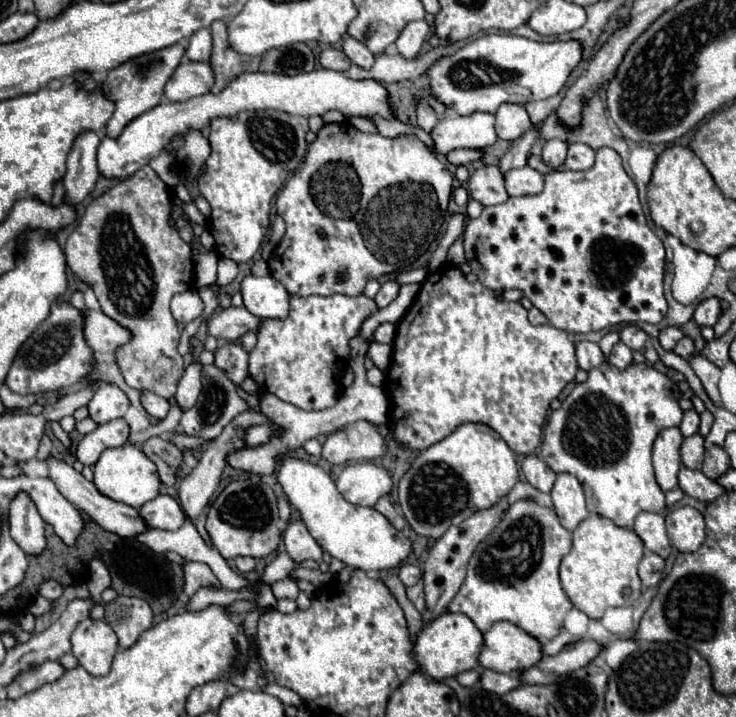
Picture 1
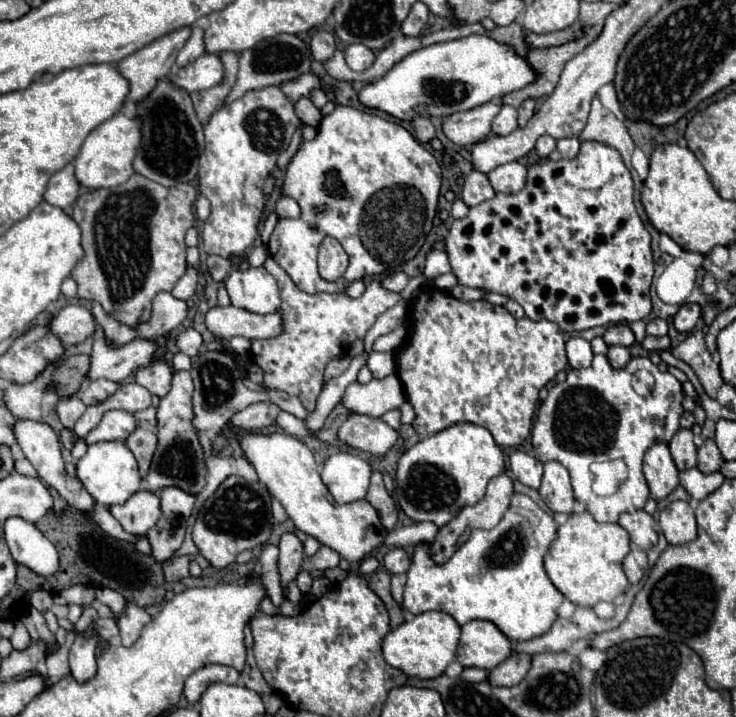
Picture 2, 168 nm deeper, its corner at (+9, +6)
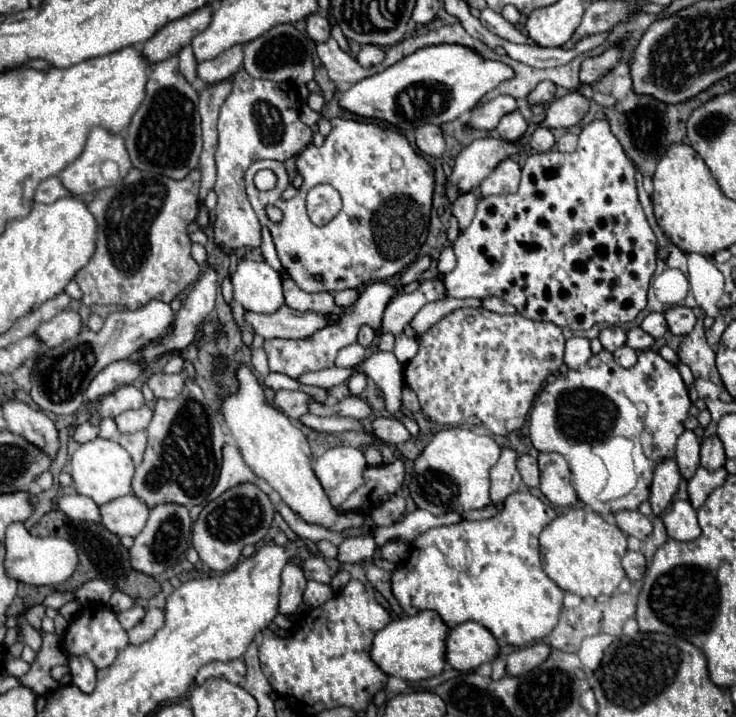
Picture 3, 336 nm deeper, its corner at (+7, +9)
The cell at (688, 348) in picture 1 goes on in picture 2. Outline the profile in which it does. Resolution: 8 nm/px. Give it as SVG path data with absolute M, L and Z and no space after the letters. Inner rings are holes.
M646 336L642 346L650 352L660 352L660 350L670 350L670 338L662 336L662 338L654 338L654 336Z

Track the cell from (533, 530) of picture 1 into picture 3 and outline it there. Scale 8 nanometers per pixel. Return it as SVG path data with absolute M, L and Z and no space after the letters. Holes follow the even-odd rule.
M516 491L506 499L502 513L492 519L462 521L458 525L428 529L410 545L408 561L392 573L392 595L408 615L432 609L448 627L476 621L484 625L500 645L524 647L530 641L542 639L552 631L552 627L556 627L564 597L564 591L542 571L540 561L538 535L552 519L556 519L556 511L550 505L542 503L530 491Z

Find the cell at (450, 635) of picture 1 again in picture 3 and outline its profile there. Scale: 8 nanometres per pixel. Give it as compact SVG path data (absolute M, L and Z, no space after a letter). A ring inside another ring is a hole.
M420 611L414 617L394 619L374 635L370 659L386 673L404 681L422 681L440 675L444 669L444 635L448 627L436 611Z

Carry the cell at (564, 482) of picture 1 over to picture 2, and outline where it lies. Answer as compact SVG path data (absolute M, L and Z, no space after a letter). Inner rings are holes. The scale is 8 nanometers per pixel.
M560 462L544 464L544 478L538 492L552 512L570 514L574 510L574 494L572 494L570 476Z

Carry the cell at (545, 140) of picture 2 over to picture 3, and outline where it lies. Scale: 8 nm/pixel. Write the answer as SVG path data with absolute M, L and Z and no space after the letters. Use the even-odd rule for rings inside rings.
M536 127L534 133L530 135L530 141L528 141L528 143L530 143L530 147L536 149L536 151L550 151L550 149L554 147L556 139L554 139L554 135L552 135L550 129L546 129L546 127Z

